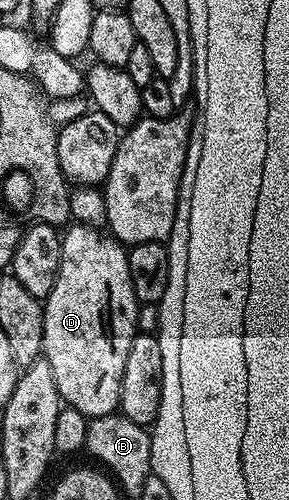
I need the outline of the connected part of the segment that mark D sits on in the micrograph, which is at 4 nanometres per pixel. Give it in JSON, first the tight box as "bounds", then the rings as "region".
{"bounds":[42,224,141,420],"region":[[[71,224],[61,234],[61,264],[53,292],[43,302],[42,357],[53,368],[57,392],[66,405],[77,409],[90,420],[119,410],[121,376],[125,376],[125,359],[137,333],[141,303],[135,297],[130,280],[128,251],[110,233],[98,226]]]}

